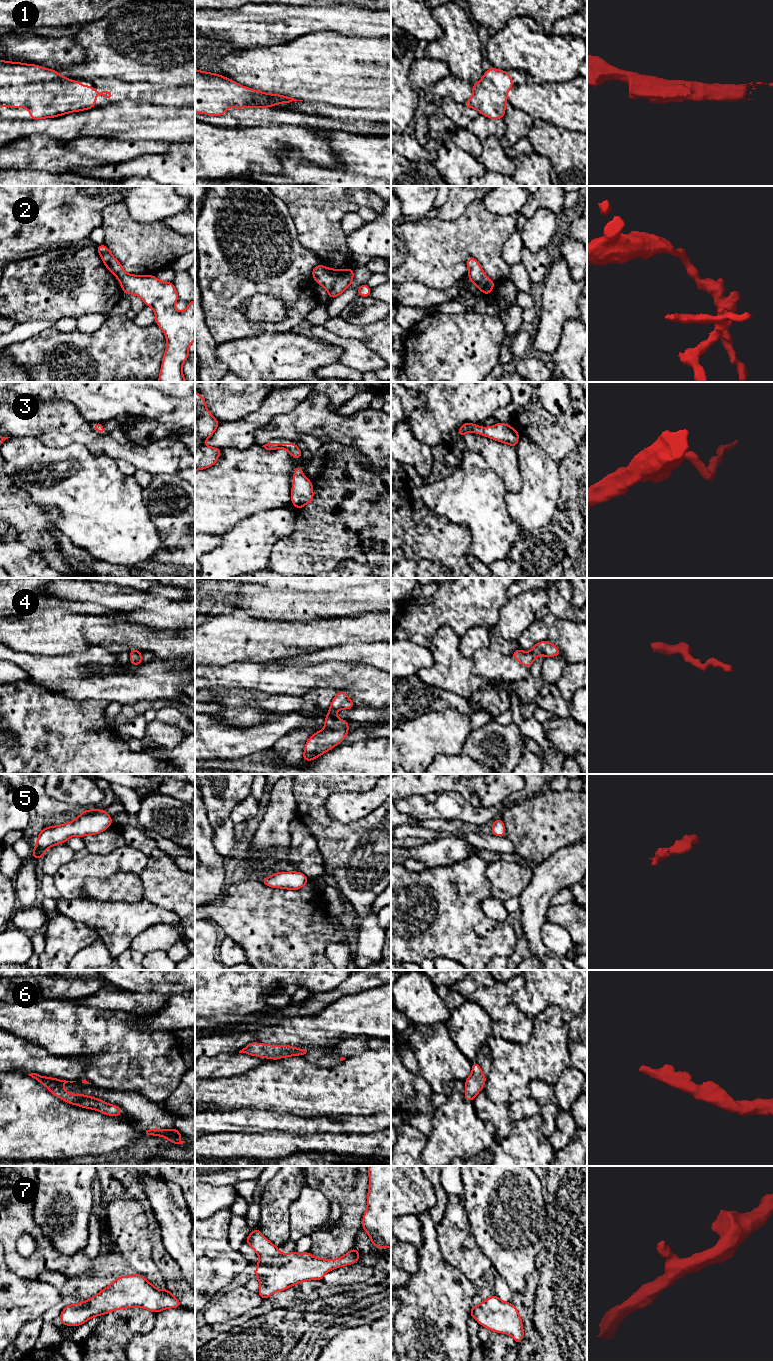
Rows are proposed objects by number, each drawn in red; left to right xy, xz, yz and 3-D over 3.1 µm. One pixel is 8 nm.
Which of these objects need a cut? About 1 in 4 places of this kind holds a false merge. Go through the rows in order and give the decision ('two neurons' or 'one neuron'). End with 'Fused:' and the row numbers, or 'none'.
1: one neuron
2: one neuron
3: one neuron
4: one neuron
5: one neuron
6: one neuron
7: one neuron
Fused: none

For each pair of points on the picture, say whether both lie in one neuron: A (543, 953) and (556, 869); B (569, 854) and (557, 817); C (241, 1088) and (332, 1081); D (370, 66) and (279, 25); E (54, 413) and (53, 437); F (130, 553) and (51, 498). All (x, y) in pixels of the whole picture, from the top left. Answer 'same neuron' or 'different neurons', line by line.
A: same neuron
B: different neurons
C: same neuron
D: different neurons
E: same neuron
F: same neuron

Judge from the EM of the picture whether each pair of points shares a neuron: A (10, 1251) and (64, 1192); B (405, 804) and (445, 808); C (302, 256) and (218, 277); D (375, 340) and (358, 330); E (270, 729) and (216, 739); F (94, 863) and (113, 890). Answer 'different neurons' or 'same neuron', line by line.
A: different neurons
B: same neuron
C: same neuron
D: same neuron
E: same neuron
F: different neurons

